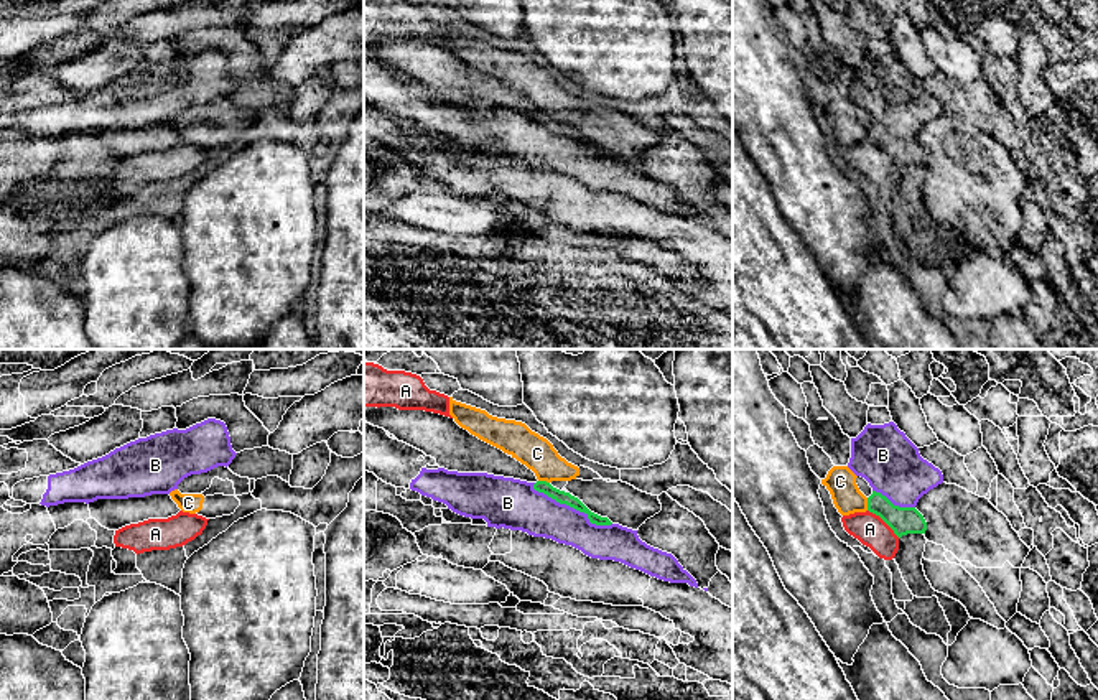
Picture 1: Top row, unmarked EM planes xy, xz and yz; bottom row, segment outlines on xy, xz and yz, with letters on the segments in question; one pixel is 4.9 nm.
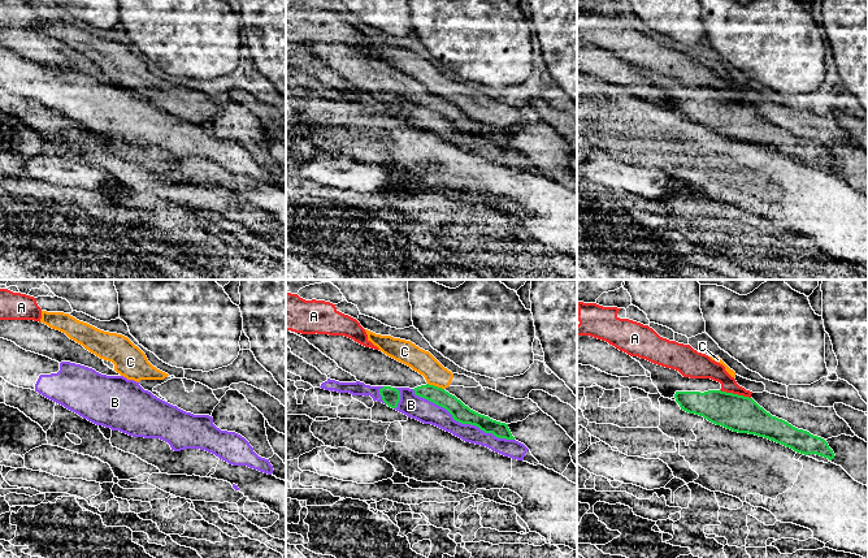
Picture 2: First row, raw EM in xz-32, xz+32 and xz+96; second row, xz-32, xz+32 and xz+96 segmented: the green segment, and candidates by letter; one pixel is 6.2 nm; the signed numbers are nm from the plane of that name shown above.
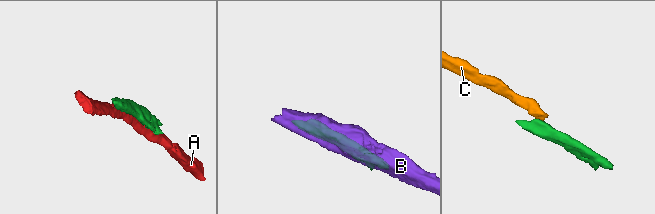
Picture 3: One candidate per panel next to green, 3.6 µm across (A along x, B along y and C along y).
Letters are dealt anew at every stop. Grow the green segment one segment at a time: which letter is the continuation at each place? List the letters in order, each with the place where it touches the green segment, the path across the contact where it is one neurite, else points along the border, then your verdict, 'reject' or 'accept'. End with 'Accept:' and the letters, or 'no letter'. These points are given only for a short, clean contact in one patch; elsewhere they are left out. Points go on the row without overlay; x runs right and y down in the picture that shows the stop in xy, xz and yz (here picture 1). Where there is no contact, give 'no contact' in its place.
A: yz (884, 152) | reject
B: xz (572, 137) | reject
C: yz (868, 135) | along yz (866, 129), (868, 140) | reject
Accept: no letter

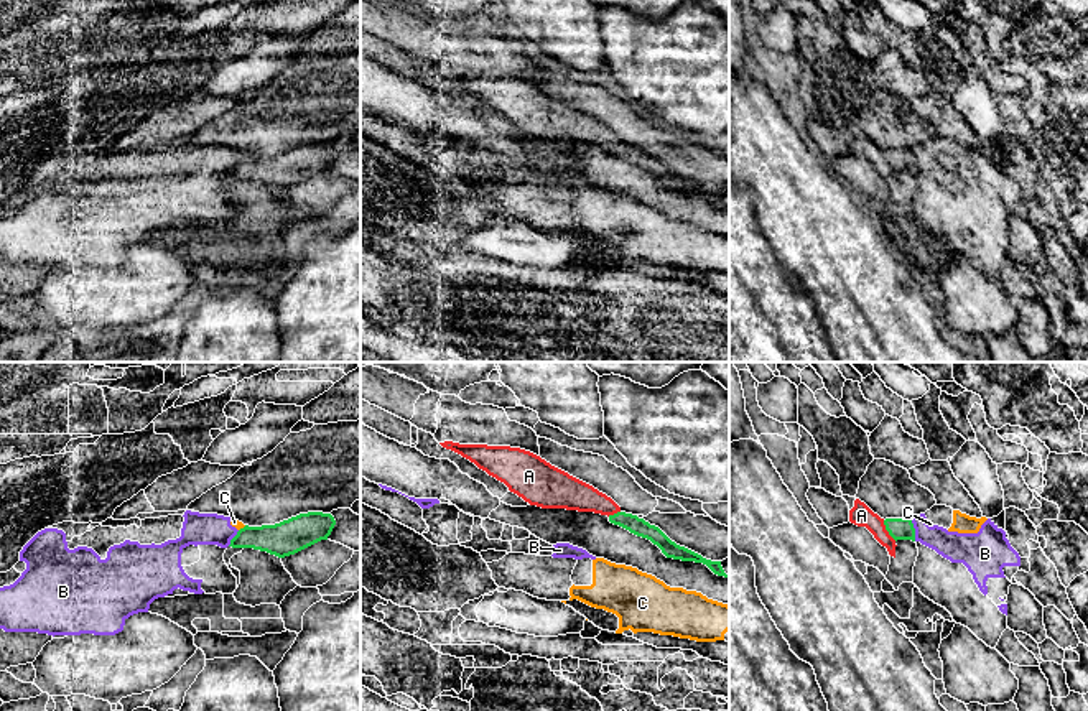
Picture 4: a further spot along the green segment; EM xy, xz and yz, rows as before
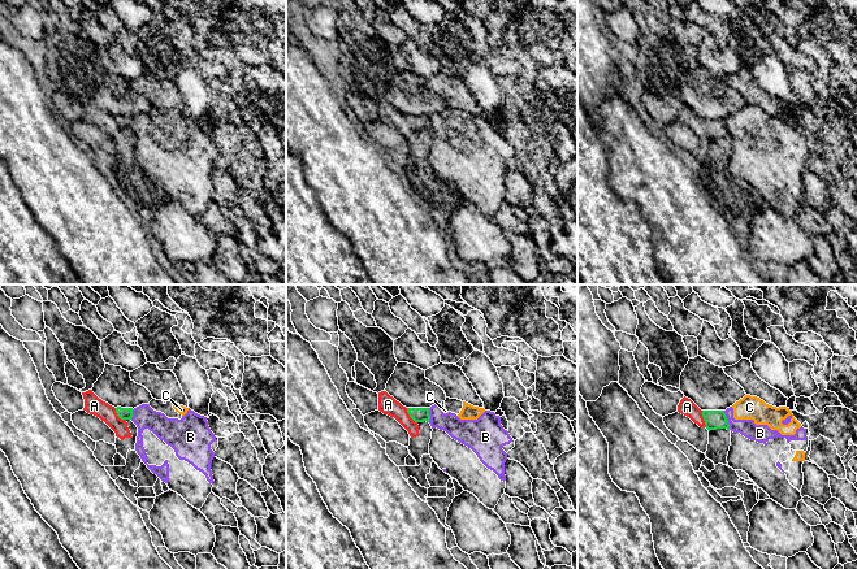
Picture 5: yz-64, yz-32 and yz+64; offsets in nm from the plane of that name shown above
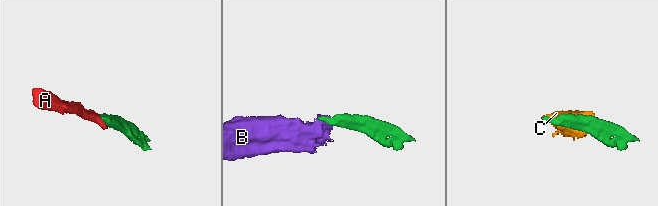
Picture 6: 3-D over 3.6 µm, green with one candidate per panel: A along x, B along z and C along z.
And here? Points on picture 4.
A: yz (888, 162) | across yz (899, 160), (888, 162), (861, 147) | accept
B: yz (914, 162) | along yz (911, 152), (915, 171) | reject
C: xy (244, 158) | reject
Accept: A

